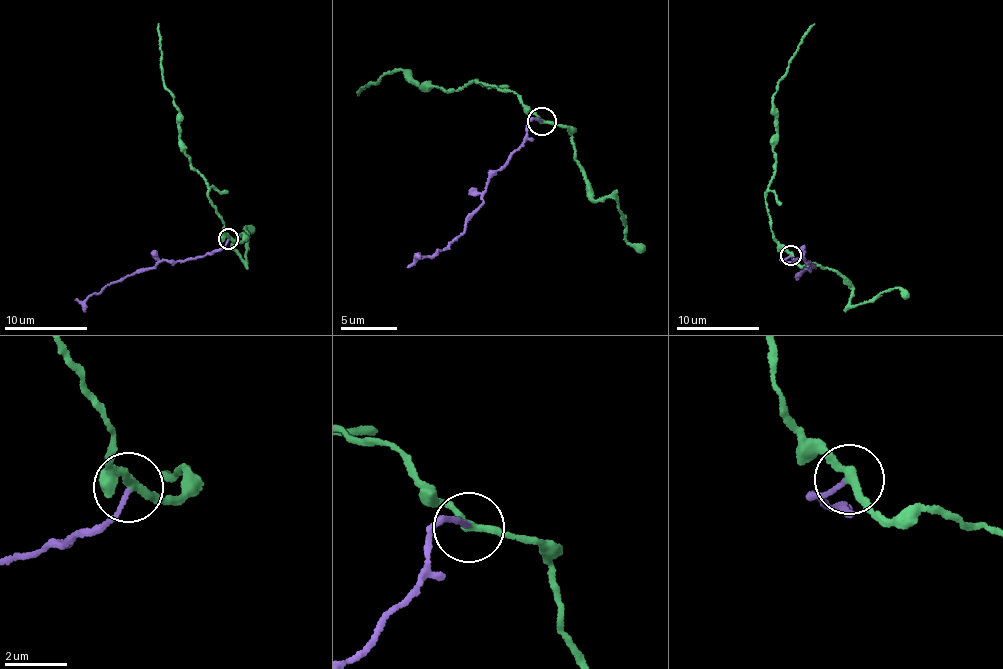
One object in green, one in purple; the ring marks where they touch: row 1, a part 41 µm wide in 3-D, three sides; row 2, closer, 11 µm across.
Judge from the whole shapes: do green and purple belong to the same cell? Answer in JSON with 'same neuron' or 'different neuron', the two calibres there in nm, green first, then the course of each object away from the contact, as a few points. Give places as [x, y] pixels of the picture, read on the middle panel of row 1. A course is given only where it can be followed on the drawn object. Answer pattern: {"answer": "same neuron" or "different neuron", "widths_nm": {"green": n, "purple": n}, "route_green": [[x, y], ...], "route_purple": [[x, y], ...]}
{"answer": "different neuron", "widths_nm": {"green": 240, "purple": 140}, "route_green": [[542, 120], [513, 90], [481, 81], [449, 91], [426, 84], [419, 88], [398, 68], [364, 84], [358, 94]], "route_purple": [[542, 120], [532, 117], [523, 143], [500, 166], [479, 208], [468, 215], [452, 243], [433, 255], [419, 256]]}

